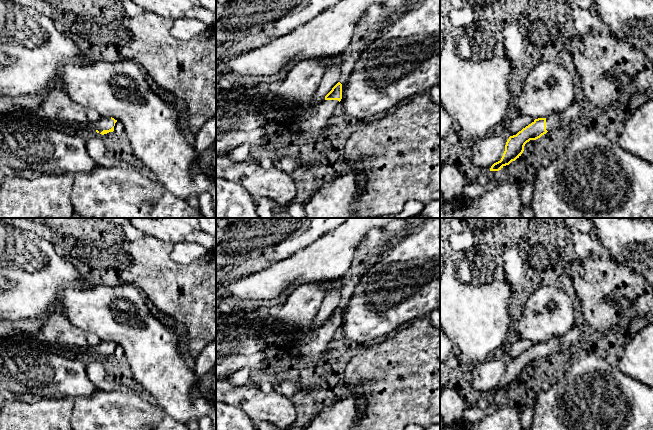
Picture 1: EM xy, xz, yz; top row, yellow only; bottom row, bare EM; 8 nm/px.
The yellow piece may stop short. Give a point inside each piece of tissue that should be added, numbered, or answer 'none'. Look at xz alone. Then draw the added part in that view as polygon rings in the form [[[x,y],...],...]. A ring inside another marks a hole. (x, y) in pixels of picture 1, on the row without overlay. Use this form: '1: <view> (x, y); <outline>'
1: xz (315, 351); [[[323,324],[309,343],[298,346],[294,351],[288,351],[290,358],[299,357],[308,365],[320,364],[328,355],[328,345],[338,328],[338,324]]]

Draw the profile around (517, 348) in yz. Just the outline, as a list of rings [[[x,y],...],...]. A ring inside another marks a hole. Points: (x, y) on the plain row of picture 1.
[[[519,339],[505,348],[507,355],[511,360],[516,359],[523,352],[534,346],[535,342],[528,339]]]

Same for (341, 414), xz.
[[[348,394],[346,397],[335,400],[331,399],[324,404],[322,415],[303,423],[304,430],[353,430],[355,421],[358,419],[362,403],[357,395]]]

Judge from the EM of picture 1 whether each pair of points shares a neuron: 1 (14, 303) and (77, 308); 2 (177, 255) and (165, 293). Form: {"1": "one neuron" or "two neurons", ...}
{"1": "two neurons", "2": "two neurons"}

